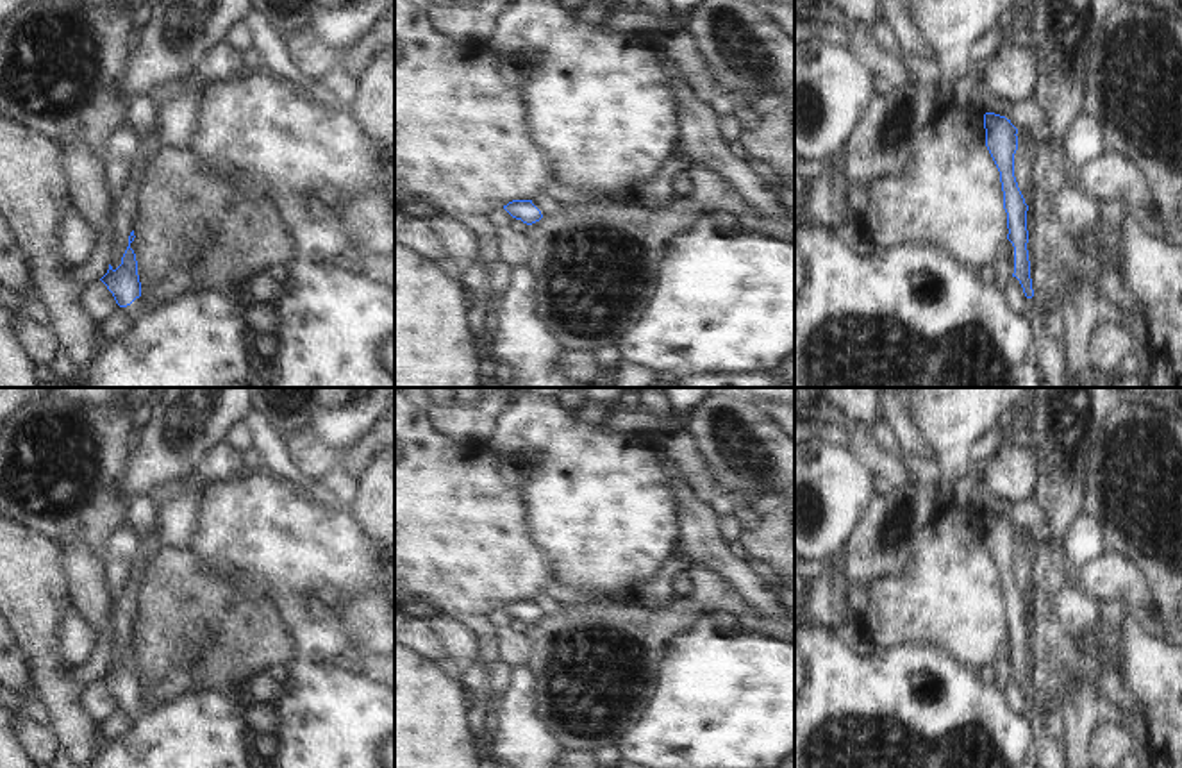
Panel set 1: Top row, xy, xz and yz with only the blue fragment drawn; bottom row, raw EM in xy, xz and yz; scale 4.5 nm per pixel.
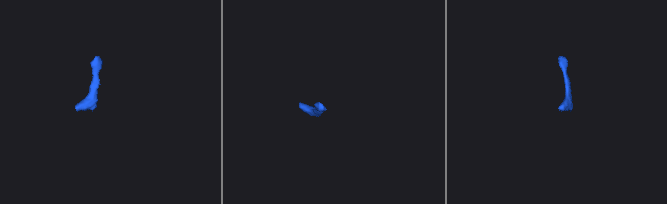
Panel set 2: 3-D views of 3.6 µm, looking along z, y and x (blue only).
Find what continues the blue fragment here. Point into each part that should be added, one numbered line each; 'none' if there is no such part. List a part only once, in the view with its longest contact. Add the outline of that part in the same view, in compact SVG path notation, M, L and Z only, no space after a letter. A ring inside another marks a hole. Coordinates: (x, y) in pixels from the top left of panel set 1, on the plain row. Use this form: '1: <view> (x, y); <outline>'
1: xy (133, 711); M136 698L130 705L120 707L120 709L125 713L125 716L130 720L130 723L136 722L141 714L139 698Z

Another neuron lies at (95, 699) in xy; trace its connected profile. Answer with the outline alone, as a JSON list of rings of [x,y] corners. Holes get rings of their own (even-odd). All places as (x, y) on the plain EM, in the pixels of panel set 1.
[[[93,680],[84,686],[79,695],[79,705],[100,723],[105,722],[116,709],[120,709],[112,693],[102,680]]]

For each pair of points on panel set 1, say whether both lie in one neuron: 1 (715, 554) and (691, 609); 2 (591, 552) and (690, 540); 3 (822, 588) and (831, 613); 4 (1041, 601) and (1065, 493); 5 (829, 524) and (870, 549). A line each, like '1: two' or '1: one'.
1: two
2: two
3: one
4: one
5: two

